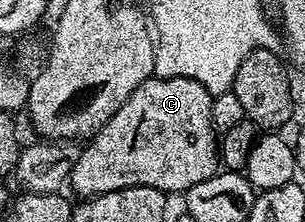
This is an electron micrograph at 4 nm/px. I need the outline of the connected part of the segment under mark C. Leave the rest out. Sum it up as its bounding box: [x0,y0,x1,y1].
[69,76,221,199]

